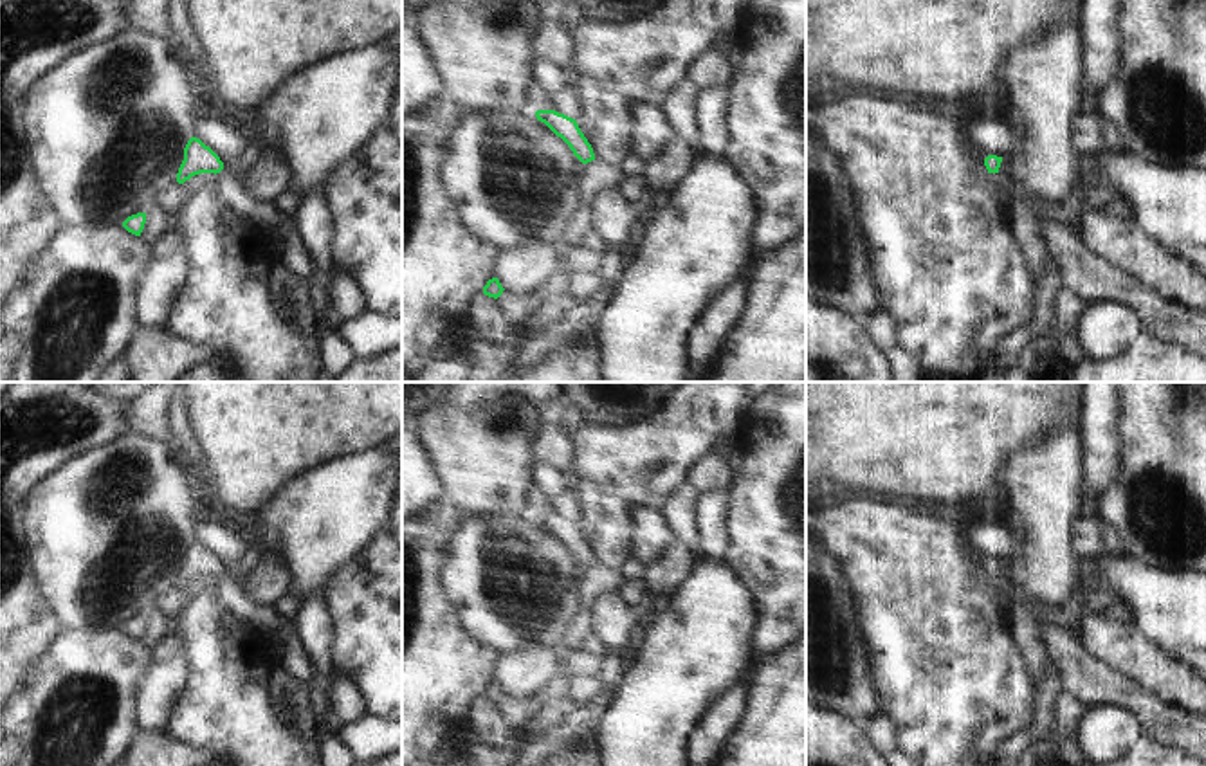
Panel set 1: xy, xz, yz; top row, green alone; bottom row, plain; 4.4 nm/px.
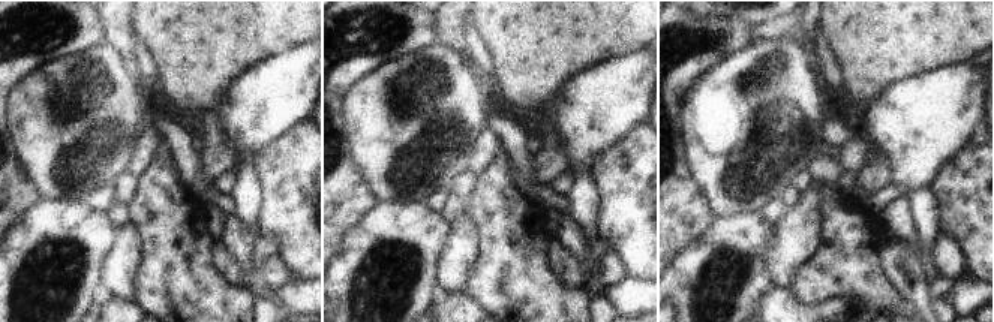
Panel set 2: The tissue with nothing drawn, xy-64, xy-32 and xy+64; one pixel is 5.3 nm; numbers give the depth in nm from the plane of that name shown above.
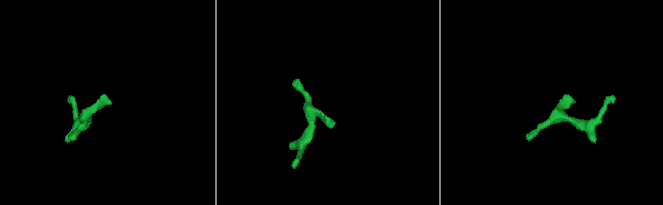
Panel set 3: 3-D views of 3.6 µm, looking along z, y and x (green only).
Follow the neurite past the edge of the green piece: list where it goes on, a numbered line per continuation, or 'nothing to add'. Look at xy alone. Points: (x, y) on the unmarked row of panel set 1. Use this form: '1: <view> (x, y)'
1: xy (264, 620)

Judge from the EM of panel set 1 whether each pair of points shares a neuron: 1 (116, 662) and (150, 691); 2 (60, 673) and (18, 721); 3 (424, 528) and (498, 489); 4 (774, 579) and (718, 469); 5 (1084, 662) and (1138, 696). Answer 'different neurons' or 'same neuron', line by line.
1: different neurons
2: same neuron
3: different neurons
4: different neurons
5: same neuron

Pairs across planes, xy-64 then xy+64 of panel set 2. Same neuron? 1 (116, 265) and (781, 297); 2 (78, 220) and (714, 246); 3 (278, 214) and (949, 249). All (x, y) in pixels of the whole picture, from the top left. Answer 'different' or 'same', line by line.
1: different
2: same
3: different

